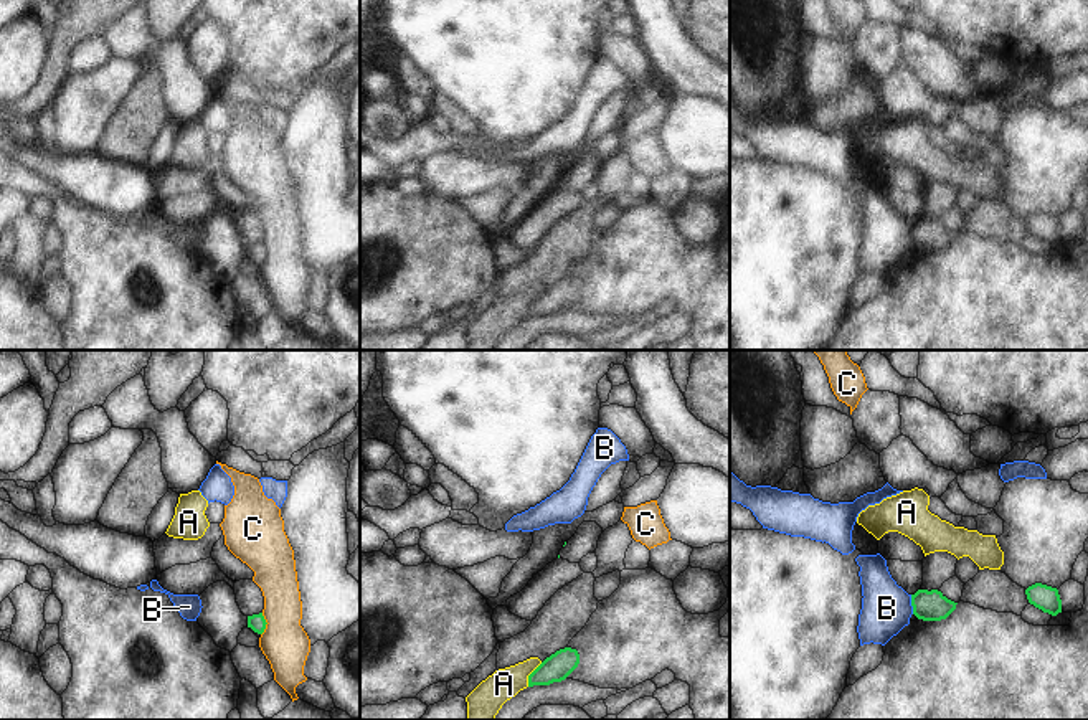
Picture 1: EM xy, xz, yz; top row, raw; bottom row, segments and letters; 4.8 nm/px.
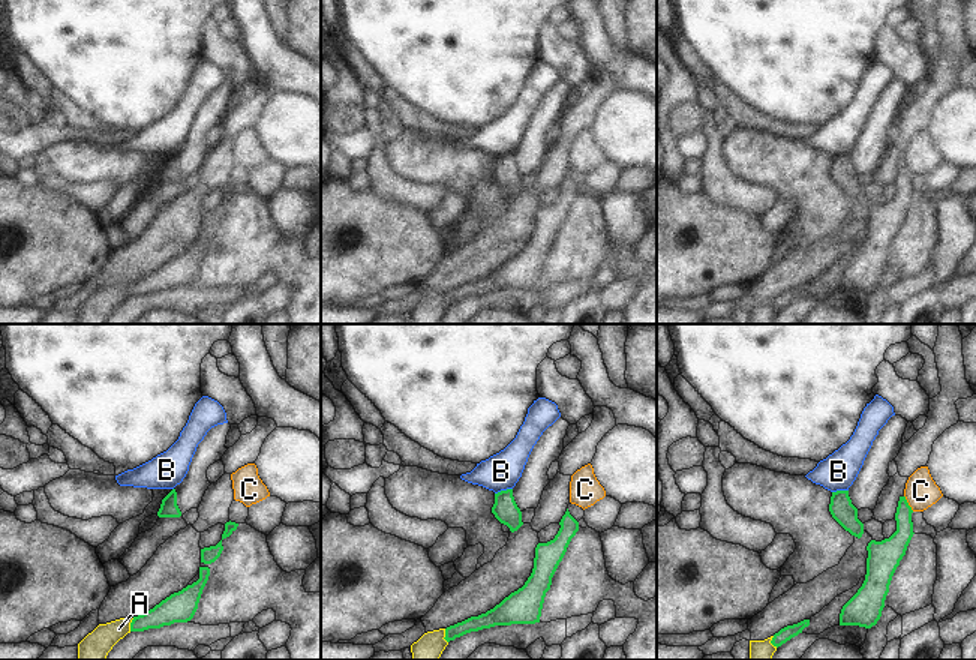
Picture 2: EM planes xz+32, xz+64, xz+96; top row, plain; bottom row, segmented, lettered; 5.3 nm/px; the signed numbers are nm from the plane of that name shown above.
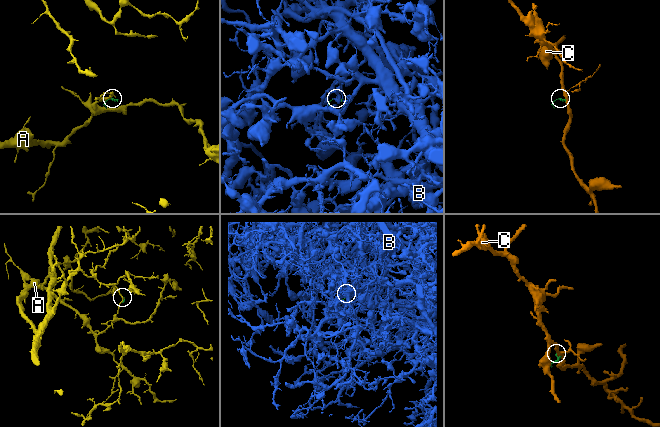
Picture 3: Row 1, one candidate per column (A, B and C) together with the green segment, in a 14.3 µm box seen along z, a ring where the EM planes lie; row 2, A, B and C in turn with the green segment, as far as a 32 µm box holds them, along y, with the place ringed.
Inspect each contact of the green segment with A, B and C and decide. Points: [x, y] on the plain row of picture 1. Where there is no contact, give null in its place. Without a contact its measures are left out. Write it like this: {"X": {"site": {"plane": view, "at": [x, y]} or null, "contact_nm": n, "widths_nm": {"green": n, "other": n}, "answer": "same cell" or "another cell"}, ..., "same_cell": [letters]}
{"A": {"site": {"plane": "xz", "at": [530, 304]}, "contact_nm": 140, "widths_nm": {"green": 140, "other": 160}, "answer": "another cell"}, "B": {"site": {"plane": "yz", "at": [912, 235]}, "contact_nm": 100, "widths_nm": {"green": 140, "other": 240}, "answer": "another cell"}, "C": {"site": {"plane": "xy", "at": [266, 253]}, "contact_nm": 110, "widths_nm": {"green": 80, "other": 240}, "answer": "another cell"}, "same_cell": []}

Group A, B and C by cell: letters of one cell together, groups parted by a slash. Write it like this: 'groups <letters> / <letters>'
groups A / B / C

